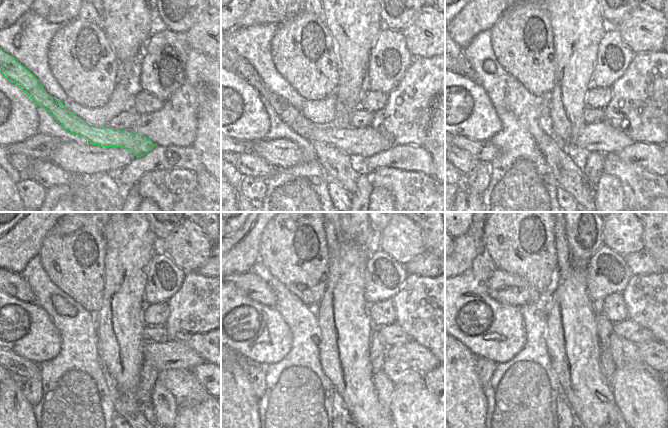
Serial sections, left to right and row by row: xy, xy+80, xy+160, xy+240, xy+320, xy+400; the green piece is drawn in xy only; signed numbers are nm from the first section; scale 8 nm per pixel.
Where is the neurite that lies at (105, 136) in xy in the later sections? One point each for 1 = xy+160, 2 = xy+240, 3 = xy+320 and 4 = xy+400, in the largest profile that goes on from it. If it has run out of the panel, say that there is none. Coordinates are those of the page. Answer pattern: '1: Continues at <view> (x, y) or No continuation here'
1: Continues at xy+160 (565, 162)
2: Continues at xy+240 (172, 354)
3: Continues at xy+320 (420, 358)
4: Continues at xy+400 (648, 351)

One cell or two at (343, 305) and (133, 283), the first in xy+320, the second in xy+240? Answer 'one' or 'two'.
one

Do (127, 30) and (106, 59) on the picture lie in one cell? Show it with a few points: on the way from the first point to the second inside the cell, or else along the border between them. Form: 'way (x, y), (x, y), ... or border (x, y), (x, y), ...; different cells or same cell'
border (102, 29), (119, 62), (119, 73); different cells

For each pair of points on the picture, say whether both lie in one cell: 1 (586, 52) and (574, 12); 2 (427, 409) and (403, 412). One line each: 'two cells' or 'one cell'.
1: one cell
2: one cell

